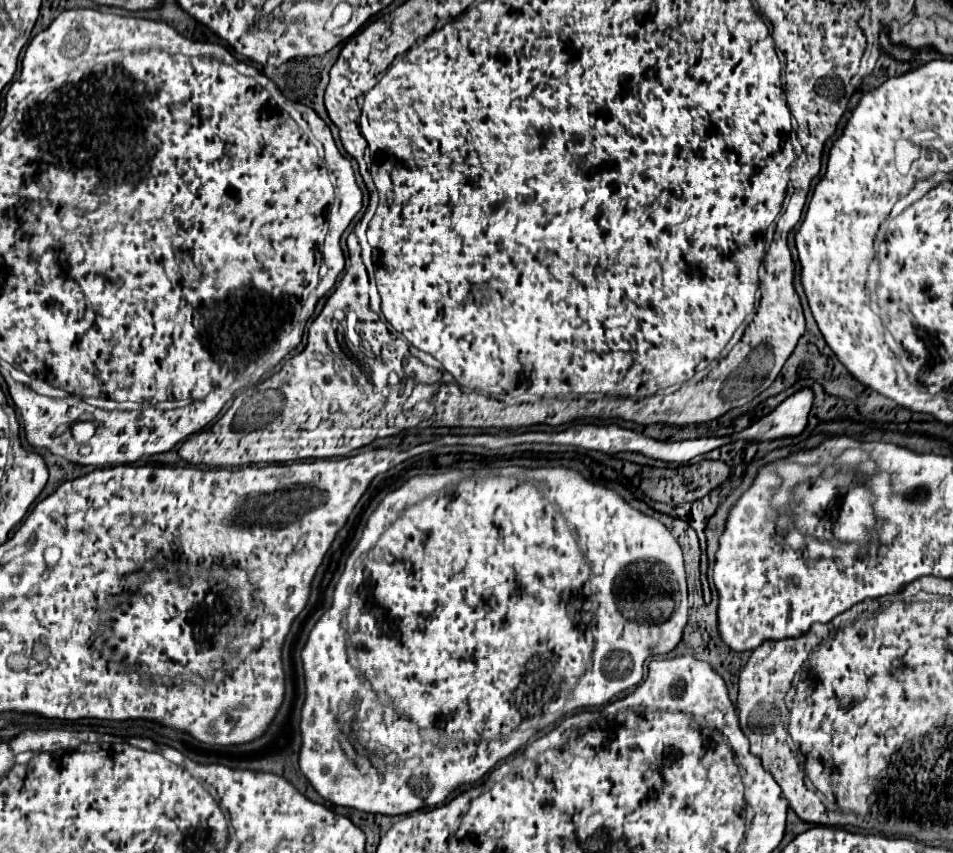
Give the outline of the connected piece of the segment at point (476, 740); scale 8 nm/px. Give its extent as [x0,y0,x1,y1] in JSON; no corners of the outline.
[300,465,688,816]

